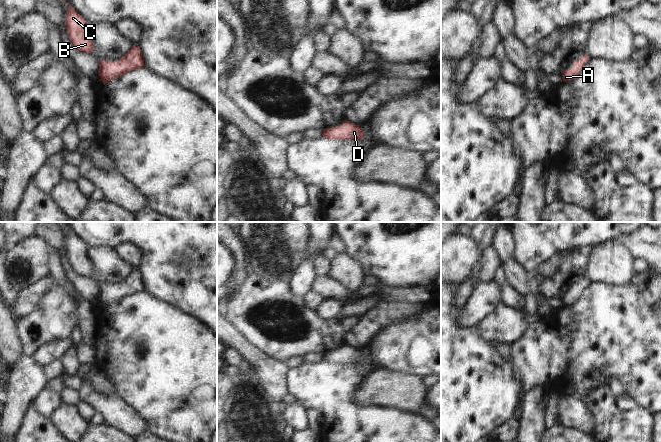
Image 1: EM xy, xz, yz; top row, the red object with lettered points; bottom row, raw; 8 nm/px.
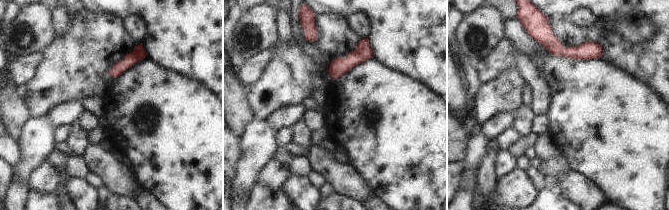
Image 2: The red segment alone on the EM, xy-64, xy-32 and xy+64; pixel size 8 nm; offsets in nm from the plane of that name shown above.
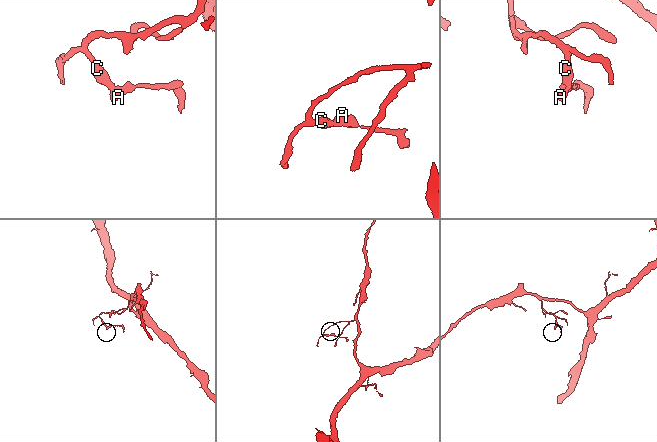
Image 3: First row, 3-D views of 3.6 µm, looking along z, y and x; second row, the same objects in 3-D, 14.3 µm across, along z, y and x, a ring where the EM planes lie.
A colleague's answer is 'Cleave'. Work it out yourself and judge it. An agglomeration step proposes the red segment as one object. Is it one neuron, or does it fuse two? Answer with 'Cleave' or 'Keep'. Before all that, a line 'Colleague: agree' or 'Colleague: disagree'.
Colleague: disagree
Keep.

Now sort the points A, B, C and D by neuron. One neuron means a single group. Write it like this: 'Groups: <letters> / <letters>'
Groups: A B C D.

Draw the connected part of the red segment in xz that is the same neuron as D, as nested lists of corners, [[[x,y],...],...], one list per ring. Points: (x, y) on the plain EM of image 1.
[[[346,343],[341,350],[323,353],[323,361],[326,363],[360,364],[365,361],[360,349],[350,347]]]

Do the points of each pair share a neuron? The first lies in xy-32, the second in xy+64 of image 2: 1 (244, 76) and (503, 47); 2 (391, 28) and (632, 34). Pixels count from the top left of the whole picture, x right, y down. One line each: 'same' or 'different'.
1: same
2: different

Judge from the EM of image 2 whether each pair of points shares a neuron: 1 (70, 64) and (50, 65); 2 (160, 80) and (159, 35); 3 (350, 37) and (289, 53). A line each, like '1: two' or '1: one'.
1: one
2: two
3: one

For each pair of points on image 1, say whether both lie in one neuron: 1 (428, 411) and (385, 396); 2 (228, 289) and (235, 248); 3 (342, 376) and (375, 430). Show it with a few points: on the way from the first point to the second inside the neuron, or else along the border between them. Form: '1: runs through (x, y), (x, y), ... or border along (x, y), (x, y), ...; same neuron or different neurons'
1: runs through (417, 404), (409, 396), (396, 396); same neuron
2: runs through (236, 279), (238, 277), (238, 258); same neuron
3: runs through (342, 390), (342, 398), (361, 417); same neuron

